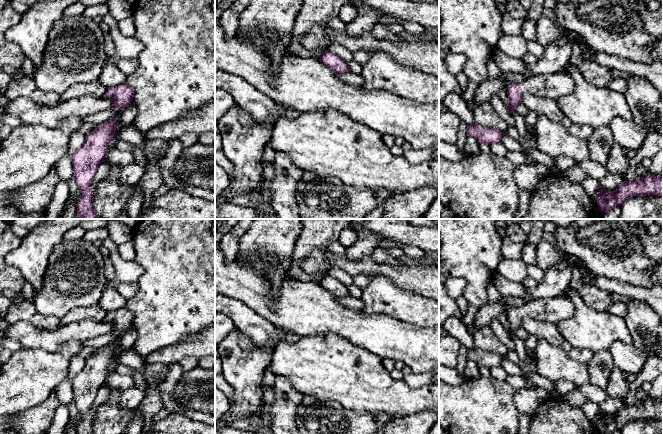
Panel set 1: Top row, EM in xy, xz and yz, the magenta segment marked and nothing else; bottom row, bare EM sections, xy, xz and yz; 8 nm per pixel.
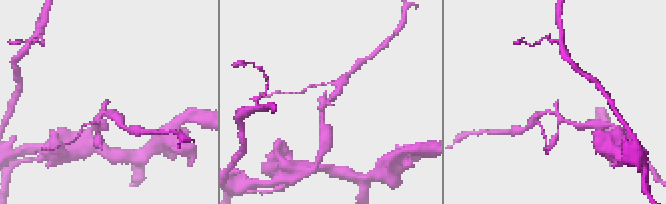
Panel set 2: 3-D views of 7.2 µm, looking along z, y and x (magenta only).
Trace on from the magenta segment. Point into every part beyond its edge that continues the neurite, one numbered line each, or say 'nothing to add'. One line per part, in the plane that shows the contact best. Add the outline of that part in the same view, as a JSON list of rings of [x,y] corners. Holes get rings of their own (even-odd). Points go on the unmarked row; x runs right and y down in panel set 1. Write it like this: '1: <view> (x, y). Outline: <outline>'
1: yz (555, 309). Outline: [[[563,294],[546,299],[532,300],[518,306],[522,317],[557,324],[571,318],[575,313],[575,305]]]

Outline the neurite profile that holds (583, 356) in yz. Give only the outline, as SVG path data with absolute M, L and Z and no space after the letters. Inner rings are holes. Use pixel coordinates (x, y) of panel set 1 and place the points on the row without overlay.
M572 348L571 351L569 352L569 356L571 359L585 365L589 361L591 361L593 355L594 355L594 352L588 349Z

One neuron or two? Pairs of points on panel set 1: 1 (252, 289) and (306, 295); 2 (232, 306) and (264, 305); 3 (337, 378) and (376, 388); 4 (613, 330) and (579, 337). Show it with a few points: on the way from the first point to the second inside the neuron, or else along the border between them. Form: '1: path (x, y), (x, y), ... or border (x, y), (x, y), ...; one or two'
1: path (264, 304), (273, 315), (291, 308); one
2: border (228, 296), (239, 299), (268, 320); two
3: path (347, 378), (355, 378), (366, 387); one
4: path (605, 330), (587, 330); one

